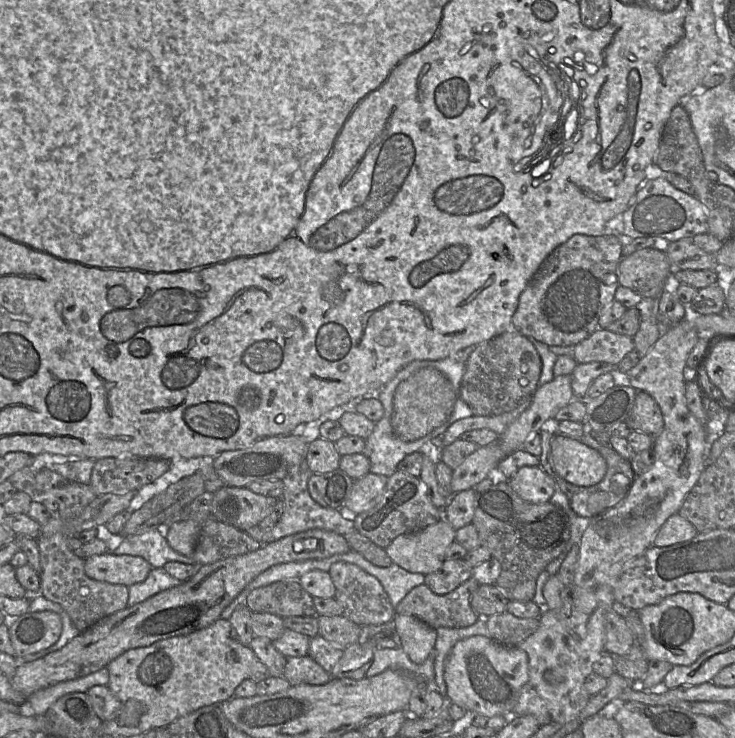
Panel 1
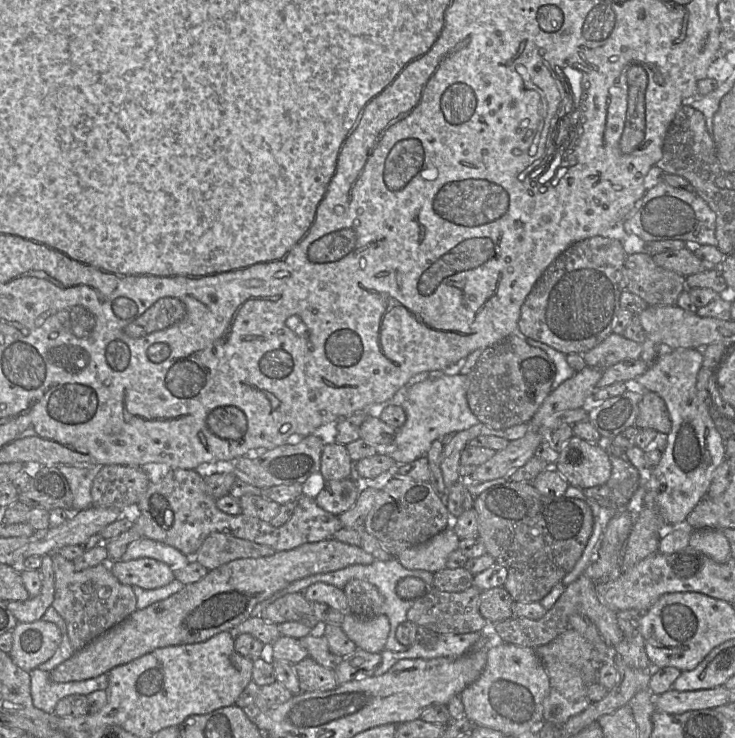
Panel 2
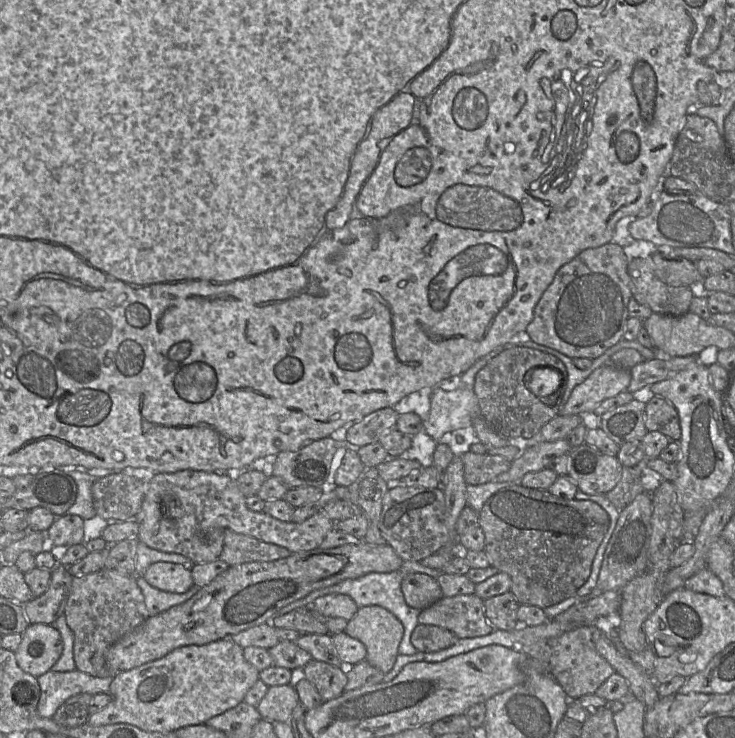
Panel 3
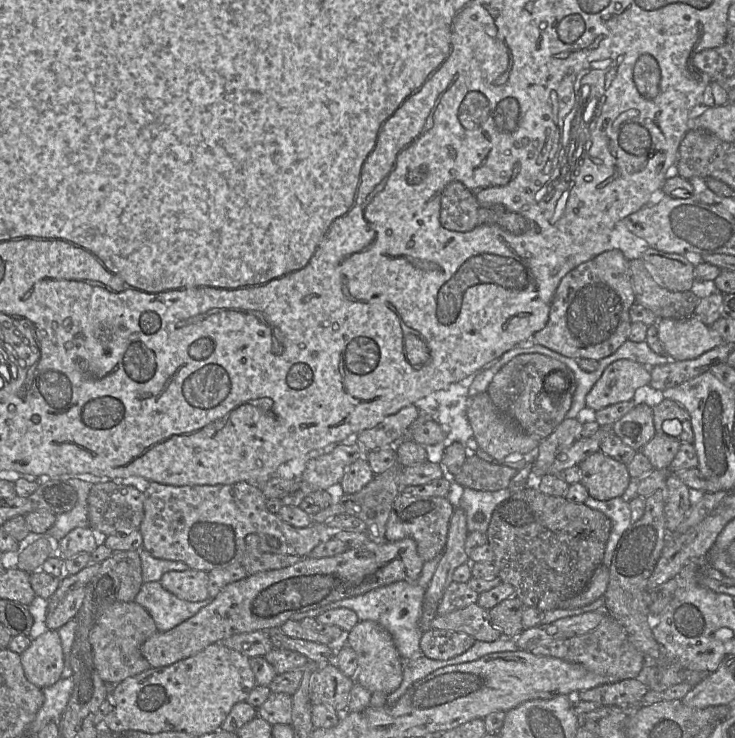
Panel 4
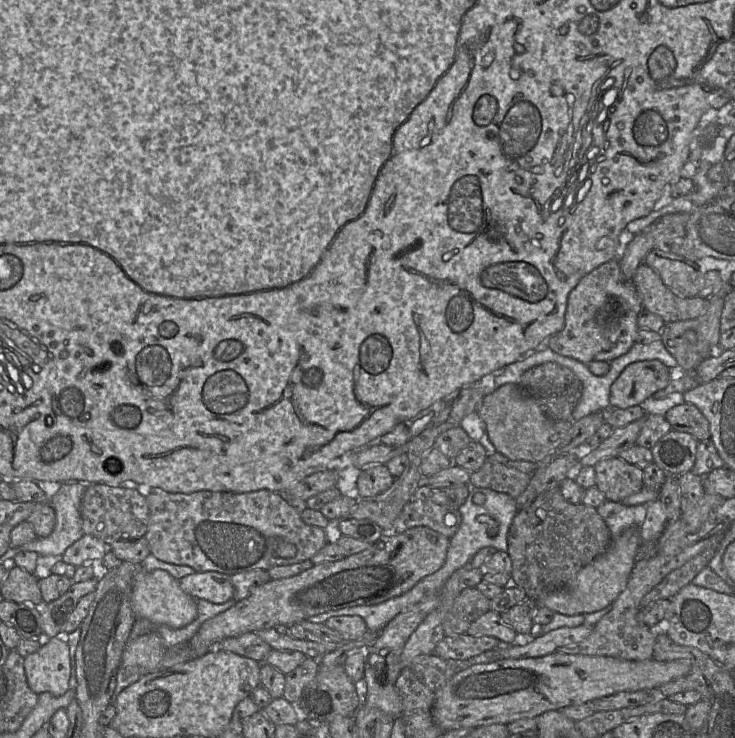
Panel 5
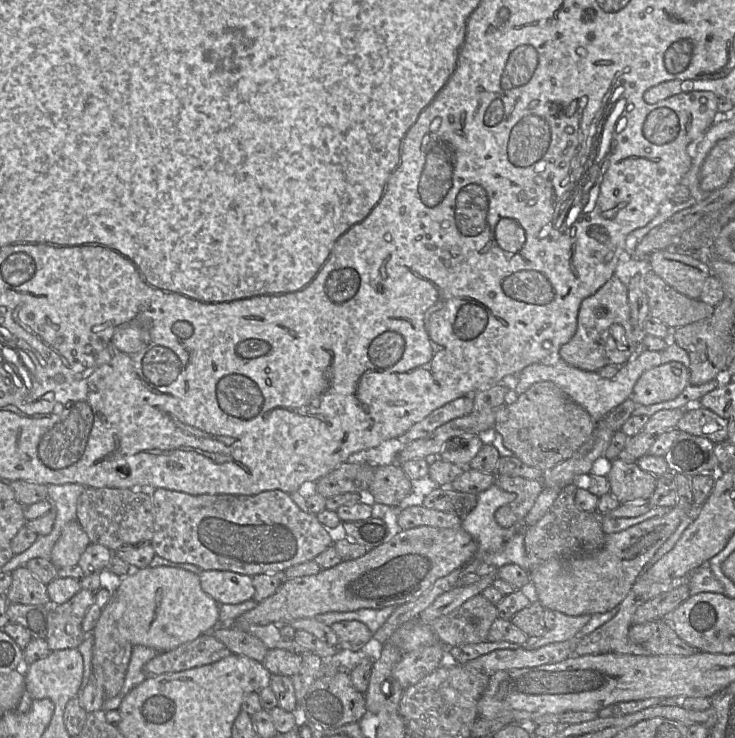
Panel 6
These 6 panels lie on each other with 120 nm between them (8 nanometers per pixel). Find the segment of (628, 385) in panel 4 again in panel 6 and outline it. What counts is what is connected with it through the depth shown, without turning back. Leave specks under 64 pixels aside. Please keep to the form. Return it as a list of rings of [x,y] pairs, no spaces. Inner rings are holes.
[[[671,361],[645,371],[636,382],[630,399],[640,406],[673,400],[689,384],[689,368]]]

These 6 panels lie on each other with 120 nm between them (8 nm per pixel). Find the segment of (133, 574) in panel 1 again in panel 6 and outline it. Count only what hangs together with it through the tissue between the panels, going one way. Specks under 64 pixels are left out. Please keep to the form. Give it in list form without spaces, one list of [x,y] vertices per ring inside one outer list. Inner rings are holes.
[[[208,570],[199,575],[201,588],[219,605],[236,605],[255,594],[252,577],[230,571]]]

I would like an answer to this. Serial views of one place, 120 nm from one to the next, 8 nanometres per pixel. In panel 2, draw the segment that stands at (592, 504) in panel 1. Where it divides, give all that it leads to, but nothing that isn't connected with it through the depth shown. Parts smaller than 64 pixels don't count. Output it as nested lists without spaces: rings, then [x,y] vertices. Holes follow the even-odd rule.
[[[609,454],[611,476],[601,485],[581,489],[585,497],[594,499],[600,506],[608,509],[625,509],[629,501],[641,486],[640,471],[629,461],[626,454]]]

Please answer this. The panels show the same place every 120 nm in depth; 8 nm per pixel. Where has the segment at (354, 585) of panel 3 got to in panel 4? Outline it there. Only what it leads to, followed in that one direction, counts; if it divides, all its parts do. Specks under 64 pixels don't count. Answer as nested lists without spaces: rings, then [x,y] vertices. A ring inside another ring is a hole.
[[[441,553],[431,561],[425,562],[419,578],[415,581],[397,581],[355,597],[332,602],[302,613],[302,618],[317,618],[320,613],[328,609],[348,608],[357,614],[360,621],[374,621],[385,628],[391,634],[398,653],[404,661],[416,659],[422,655],[420,638],[424,631],[421,628],[424,596],[440,559]]]

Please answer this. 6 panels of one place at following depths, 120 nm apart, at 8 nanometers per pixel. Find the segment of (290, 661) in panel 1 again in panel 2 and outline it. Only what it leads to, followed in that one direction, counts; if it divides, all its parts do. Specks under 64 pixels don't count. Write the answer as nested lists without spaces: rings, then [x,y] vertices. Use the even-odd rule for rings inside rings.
[[[310,657],[296,663],[294,669],[302,691],[329,691],[339,685],[335,670],[321,666]]]

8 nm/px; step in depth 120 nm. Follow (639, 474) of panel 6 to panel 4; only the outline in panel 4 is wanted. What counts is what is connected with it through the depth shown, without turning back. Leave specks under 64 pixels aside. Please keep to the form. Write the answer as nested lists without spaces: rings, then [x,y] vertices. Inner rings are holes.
[[[602,452],[589,455],[579,468],[580,483],[588,490],[589,496],[602,501],[621,497],[632,479],[626,464]]]

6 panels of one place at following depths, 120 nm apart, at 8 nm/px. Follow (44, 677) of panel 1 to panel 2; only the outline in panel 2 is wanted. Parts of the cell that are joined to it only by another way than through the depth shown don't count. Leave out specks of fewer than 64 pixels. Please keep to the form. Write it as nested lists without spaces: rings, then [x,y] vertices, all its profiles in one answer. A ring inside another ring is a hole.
[[[334,539],[306,543],[271,556],[233,560],[209,571],[200,581],[185,585],[169,598],[137,609],[58,665],[50,672],[50,678],[57,683],[96,678],[158,648],[204,642],[220,632],[230,631],[252,616],[259,616],[261,603],[285,595],[283,591],[297,580],[351,565],[369,565],[374,561],[374,557],[361,547]]]

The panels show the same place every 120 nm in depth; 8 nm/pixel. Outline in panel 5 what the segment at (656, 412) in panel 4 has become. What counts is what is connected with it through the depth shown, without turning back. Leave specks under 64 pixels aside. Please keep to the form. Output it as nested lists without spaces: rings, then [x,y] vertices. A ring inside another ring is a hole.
[[[682,403],[677,405],[665,414],[674,431],[687,433],[698,439],[699,441],[709,441],[710,425],[702,412],[691,403]]]

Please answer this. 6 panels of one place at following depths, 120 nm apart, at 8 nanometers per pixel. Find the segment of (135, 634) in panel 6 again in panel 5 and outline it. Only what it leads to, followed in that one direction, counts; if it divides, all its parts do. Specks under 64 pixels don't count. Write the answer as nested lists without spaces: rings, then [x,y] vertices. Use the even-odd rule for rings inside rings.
[[[141,569],[135,576],[130,600],[137,619],[146,619],[155,626],[165,625],[179,629],[191,624],[198,616],[196,599],[181,589],[179,580],[162,569]]]

